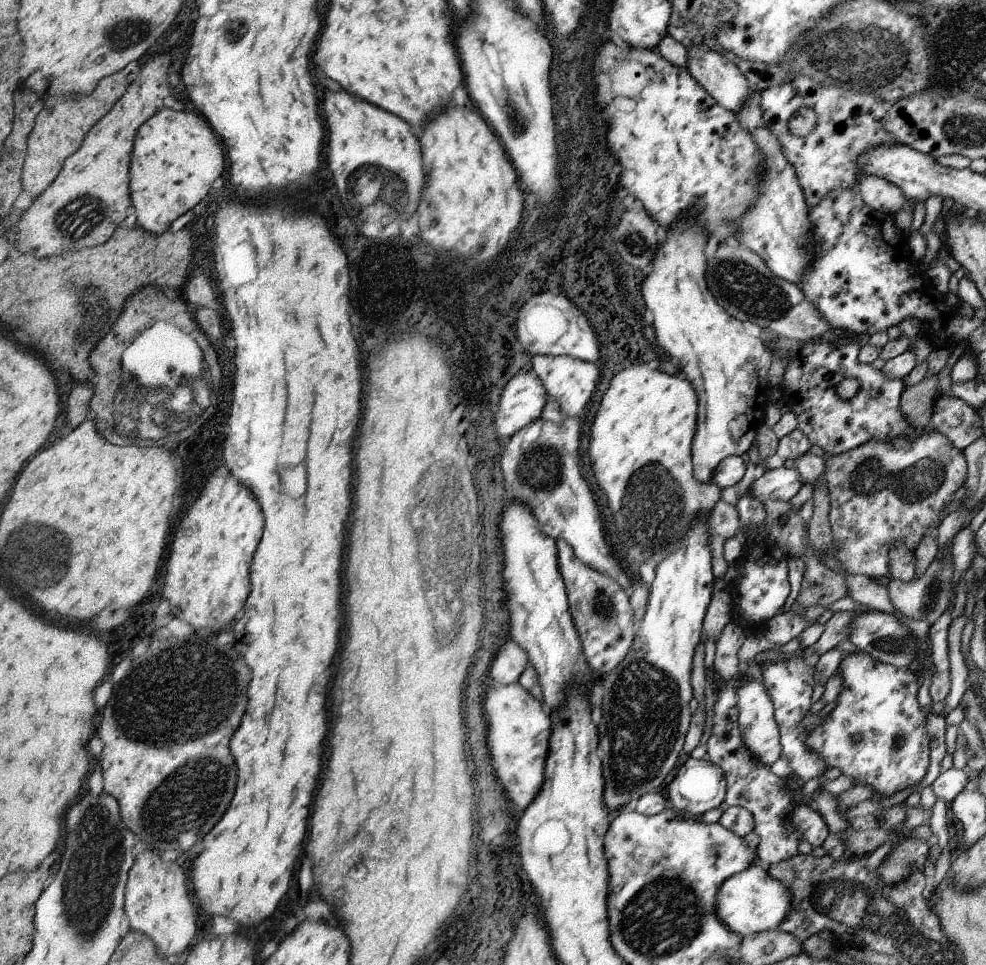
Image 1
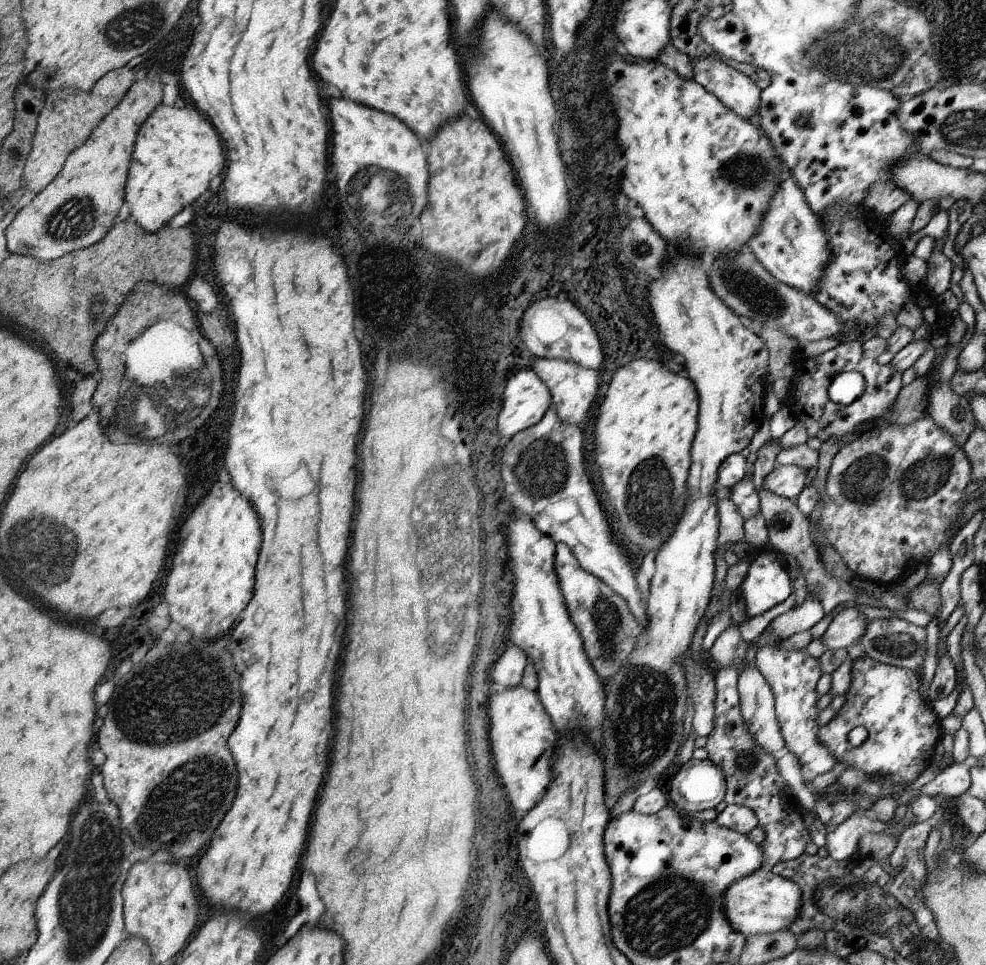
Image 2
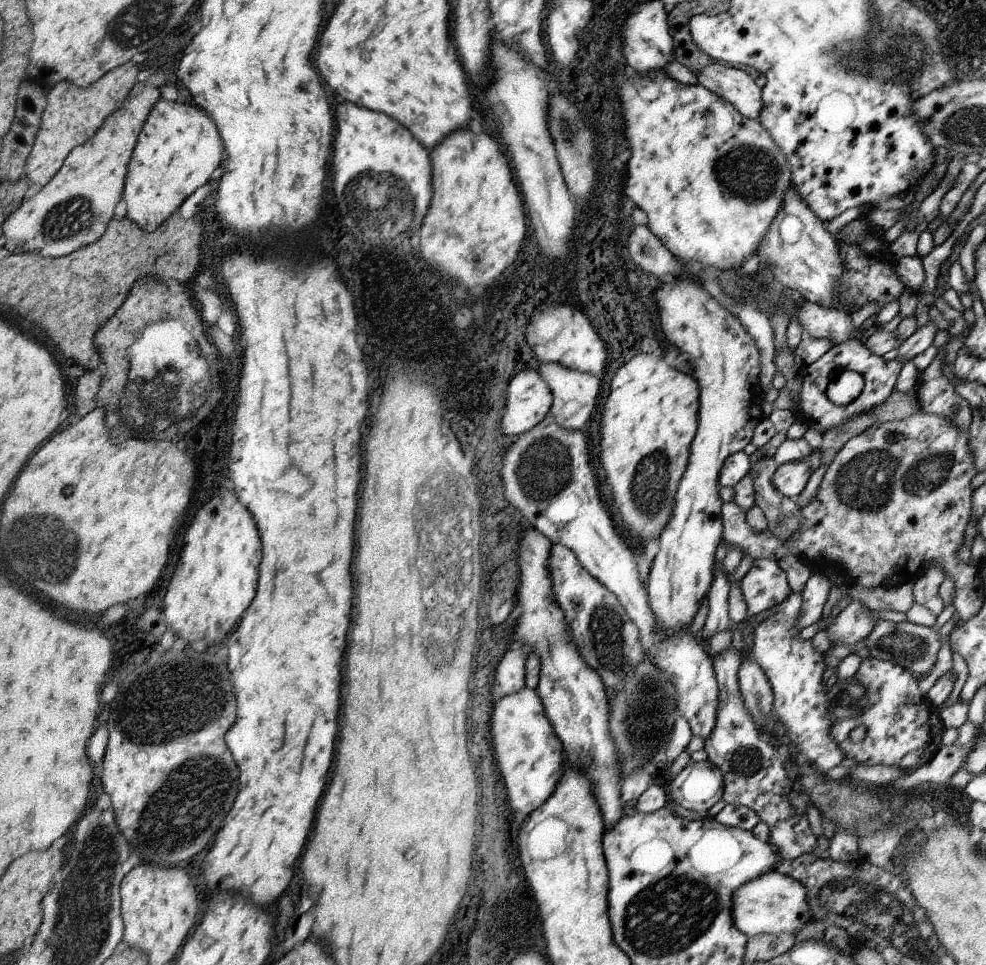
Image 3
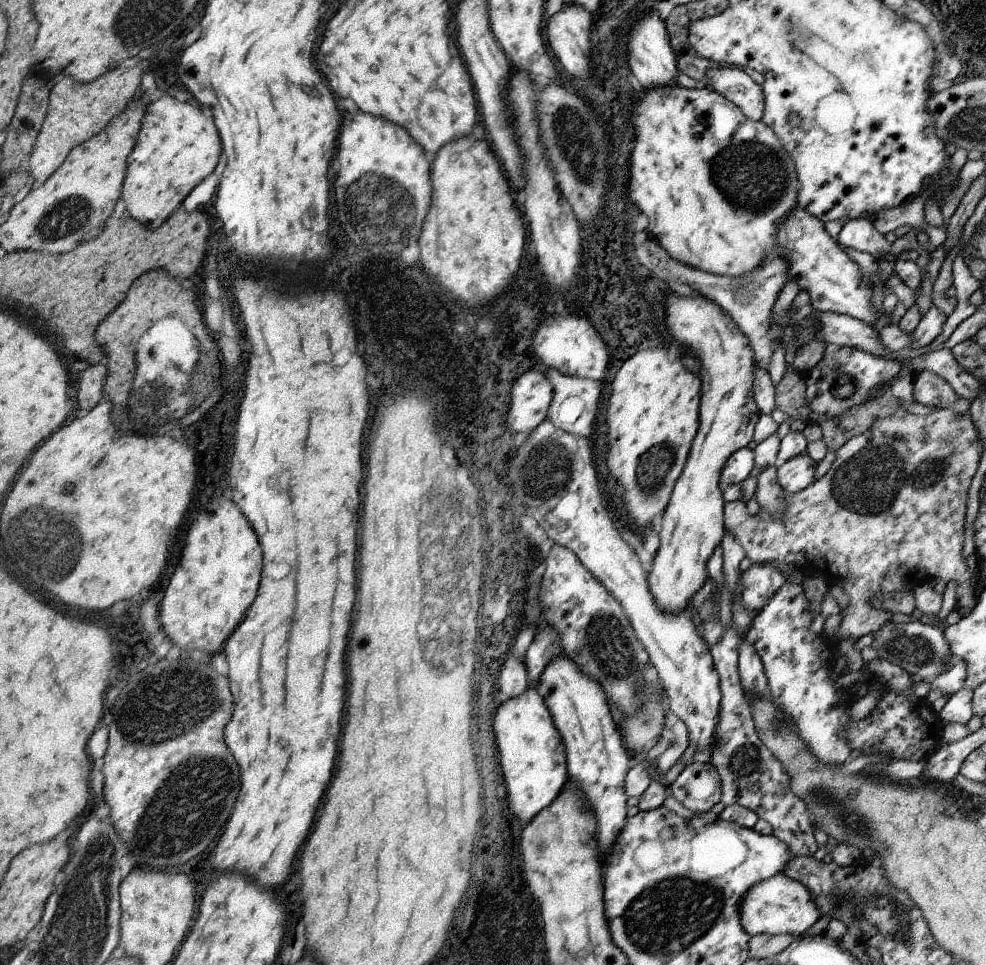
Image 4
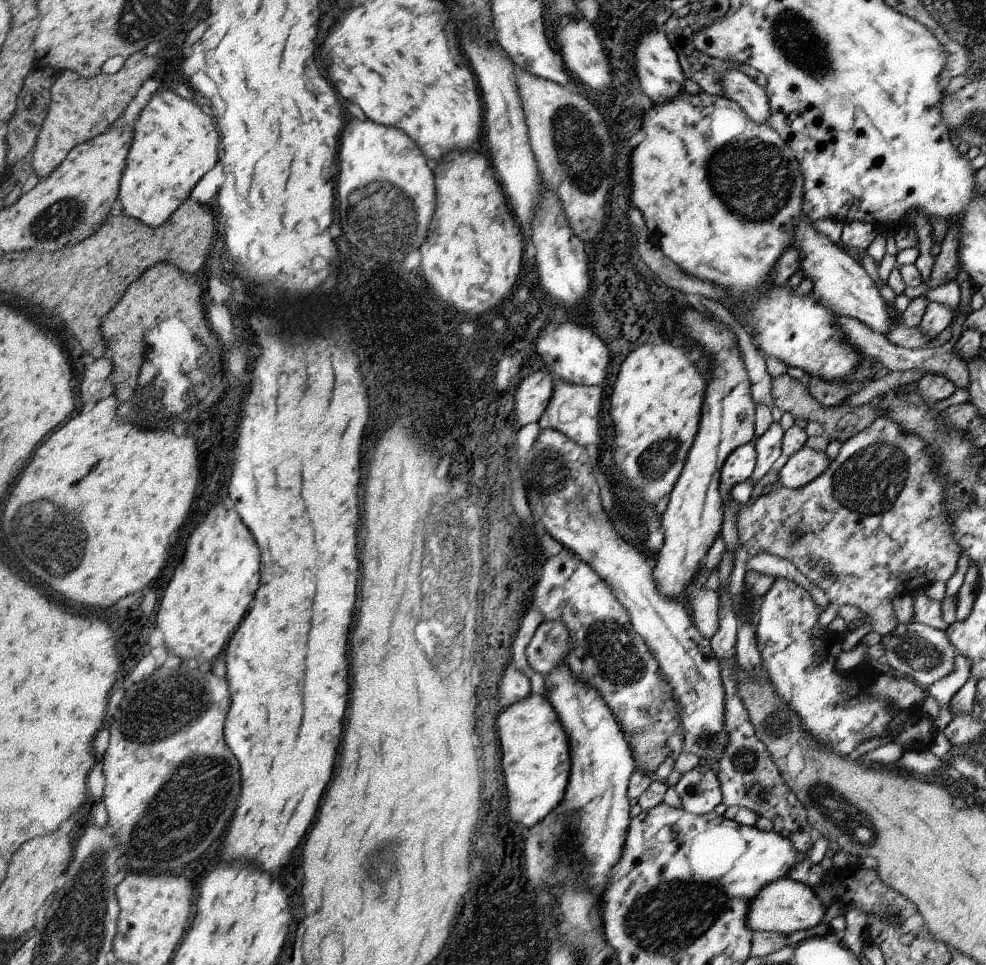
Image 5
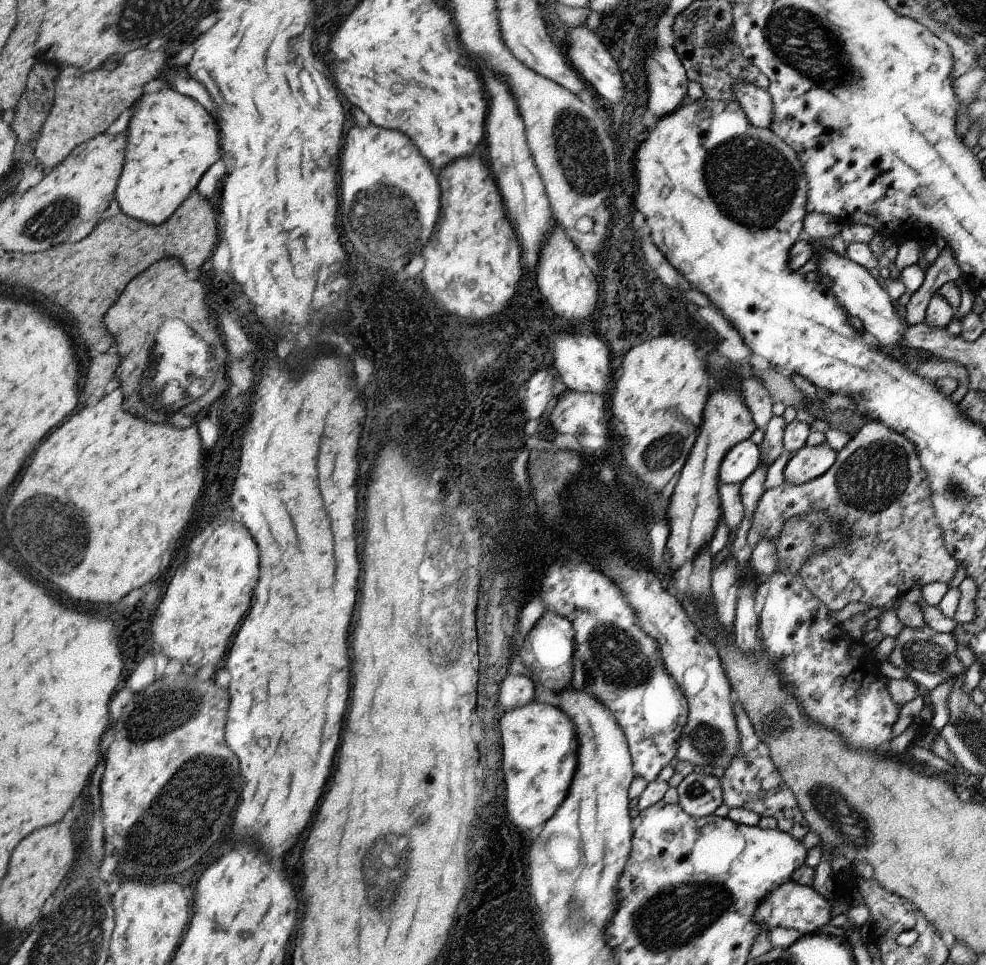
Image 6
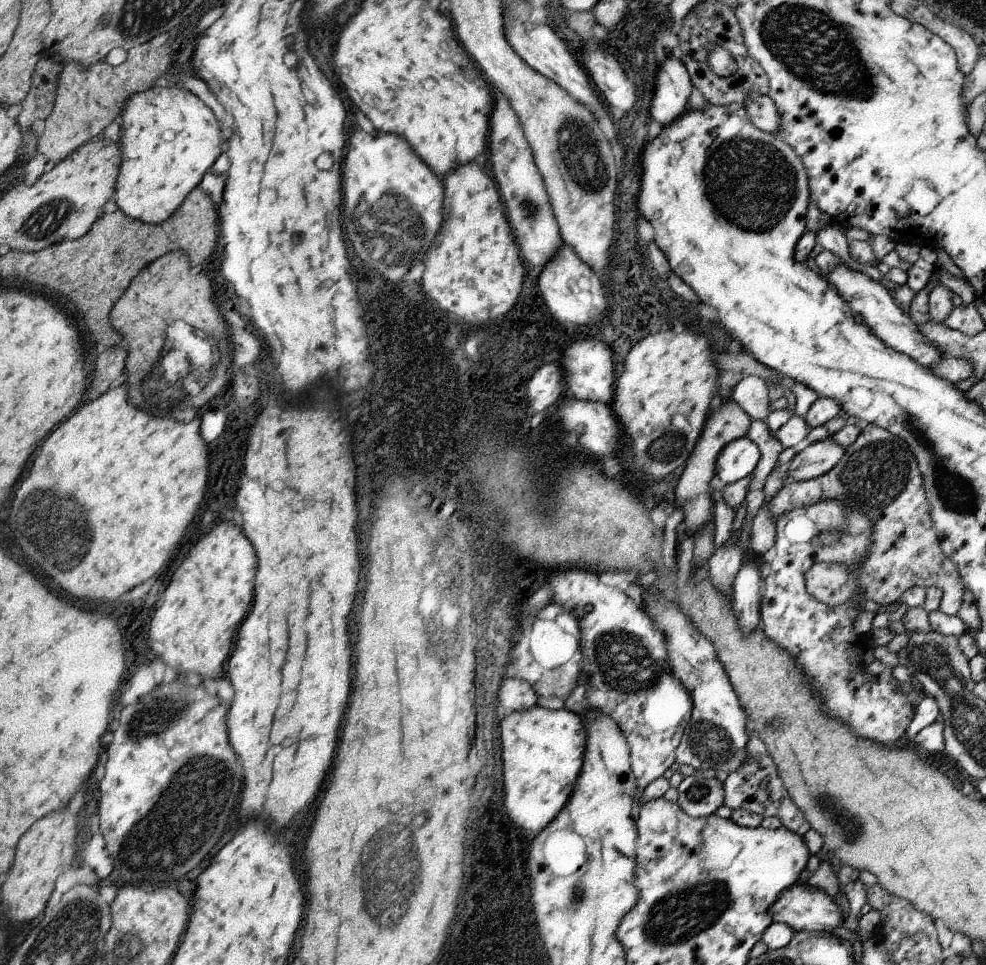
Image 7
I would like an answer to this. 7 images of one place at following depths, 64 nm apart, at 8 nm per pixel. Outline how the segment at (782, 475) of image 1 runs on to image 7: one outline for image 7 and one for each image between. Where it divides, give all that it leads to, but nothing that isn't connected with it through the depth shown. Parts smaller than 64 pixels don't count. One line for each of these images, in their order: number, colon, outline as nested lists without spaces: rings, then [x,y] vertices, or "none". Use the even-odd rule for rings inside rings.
2: [[[779,466],[763,478],[763,490],[779,498],[797,498],[805,488],[805,470],[797,466]]]
3: [[[793,462],[793,464],[783,464],[775,470],[773,474],[773,486],[779,490],[783,496],[795,500],[801,490],[805,488],[807,480],[811,476],[811,470],[807,462]]]
4: [[[799,454],[777,468],[777,472],[775,472],[777,484],[783,488],[785,494],[789,494],[789,496],[797,494],[813,484],[815,468],[817,468],[817,464],[807,454]]]
5: [[[805,446],[803,450],[799,450],[797,454],[787,458],[787,462],[779,470],[777,482],[783,488],[797,490],[797,488],[803,488],[809,482],[813,482],[819,474],[823,474],[827,466],[829,466],[829,460],[827,460],[825,452],[819,454]]]
6: [[[825,442],[815,448],[803,446],[791,460],[787,460],[787,466],[783,468],[785,484],[801,486],[823,476],[831,468],[835,458],[837,452],[833,452]]]
7: [[[829,438],[809,444],[799,454],[795,454],[787,464],[789,480],[793,482],[807,482],[827,474],[833,466],[837,466],[839,458],[845,454],[845,448],[837,446]]]

